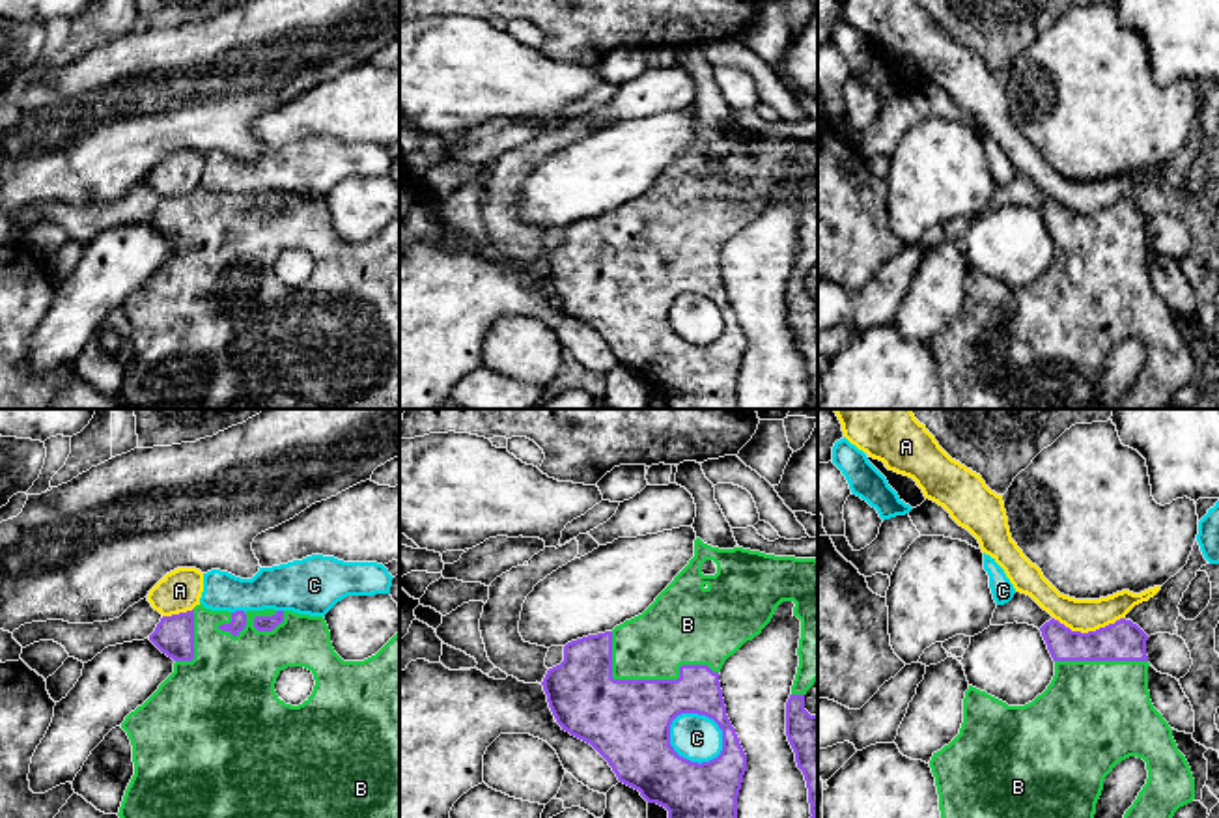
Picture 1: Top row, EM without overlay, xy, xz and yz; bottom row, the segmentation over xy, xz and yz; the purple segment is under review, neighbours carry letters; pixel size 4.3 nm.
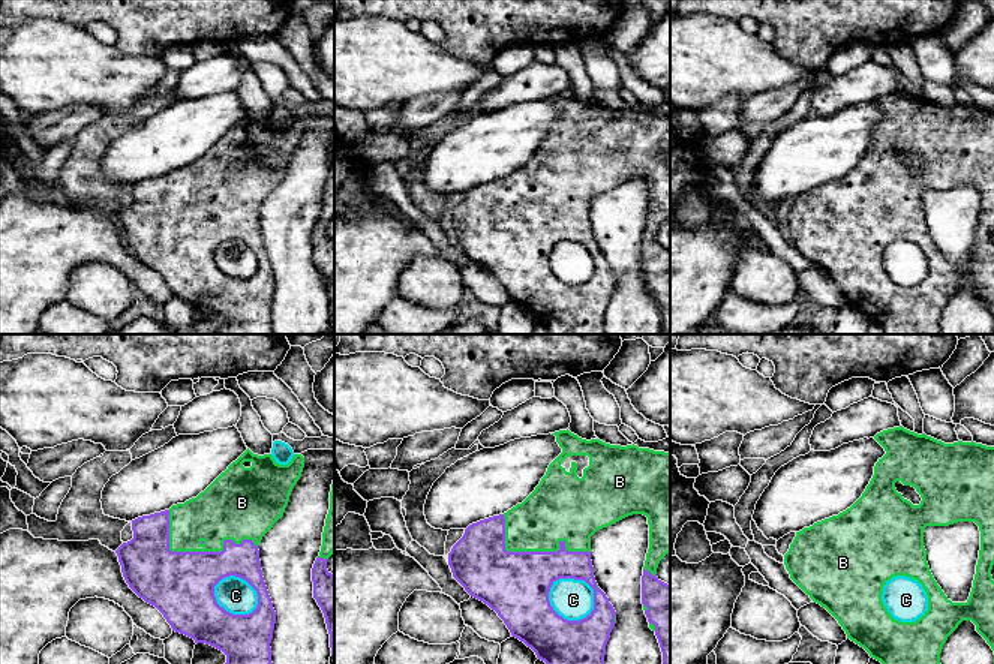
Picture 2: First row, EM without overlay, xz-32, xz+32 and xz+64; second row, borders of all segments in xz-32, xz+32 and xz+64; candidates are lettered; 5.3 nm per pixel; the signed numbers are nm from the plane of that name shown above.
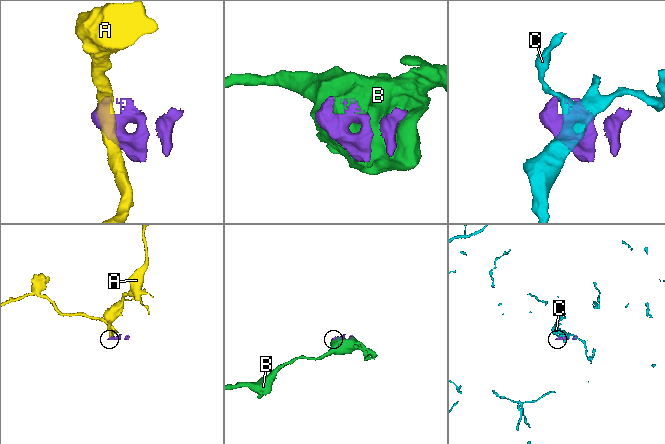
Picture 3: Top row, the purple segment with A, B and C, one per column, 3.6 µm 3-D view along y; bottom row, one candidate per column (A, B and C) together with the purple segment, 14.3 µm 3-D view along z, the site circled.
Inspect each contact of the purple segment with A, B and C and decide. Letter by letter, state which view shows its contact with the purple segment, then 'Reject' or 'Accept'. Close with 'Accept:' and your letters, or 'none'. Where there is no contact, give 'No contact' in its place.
A: Touches purple in yz. Reject
B: Touches purple in xz. Accept
C: Touches purple in xz. Reject
Accept: B

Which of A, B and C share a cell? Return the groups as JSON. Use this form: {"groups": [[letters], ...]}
{"groups": [["A"], ["B"], ["C"]]}

